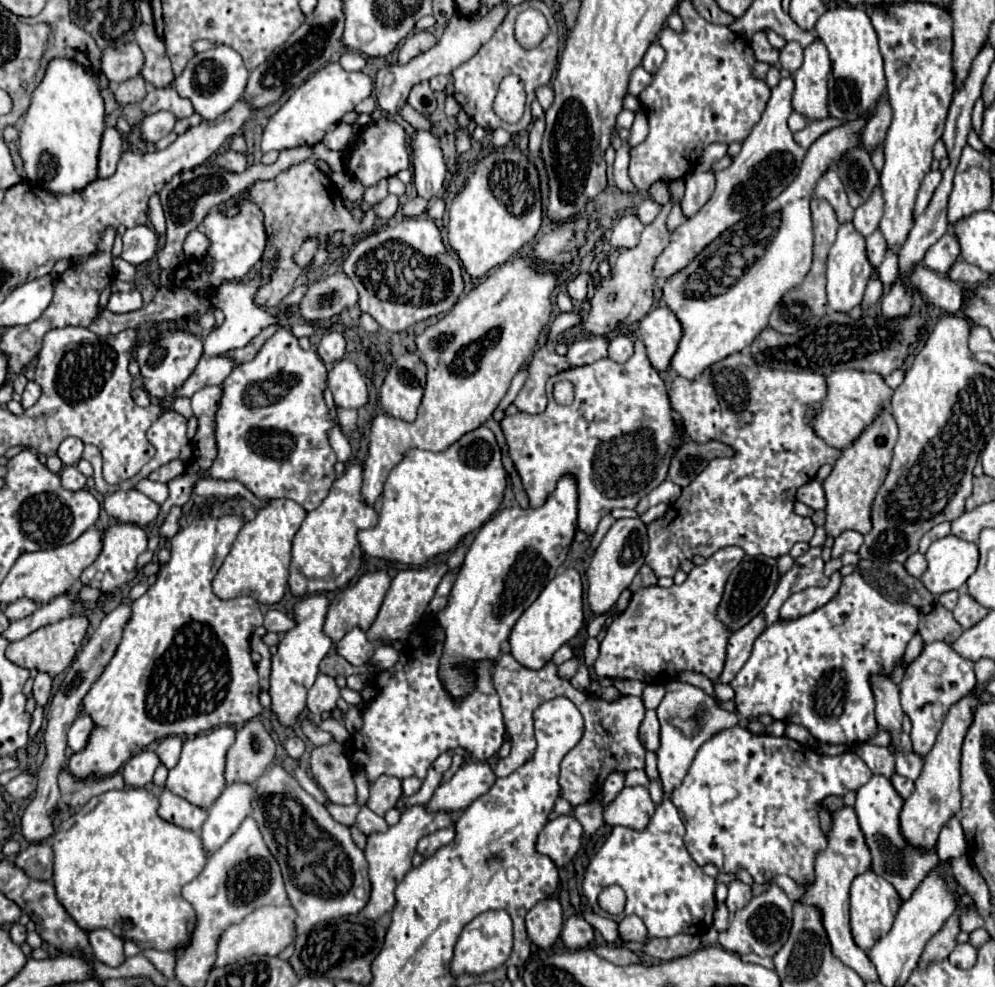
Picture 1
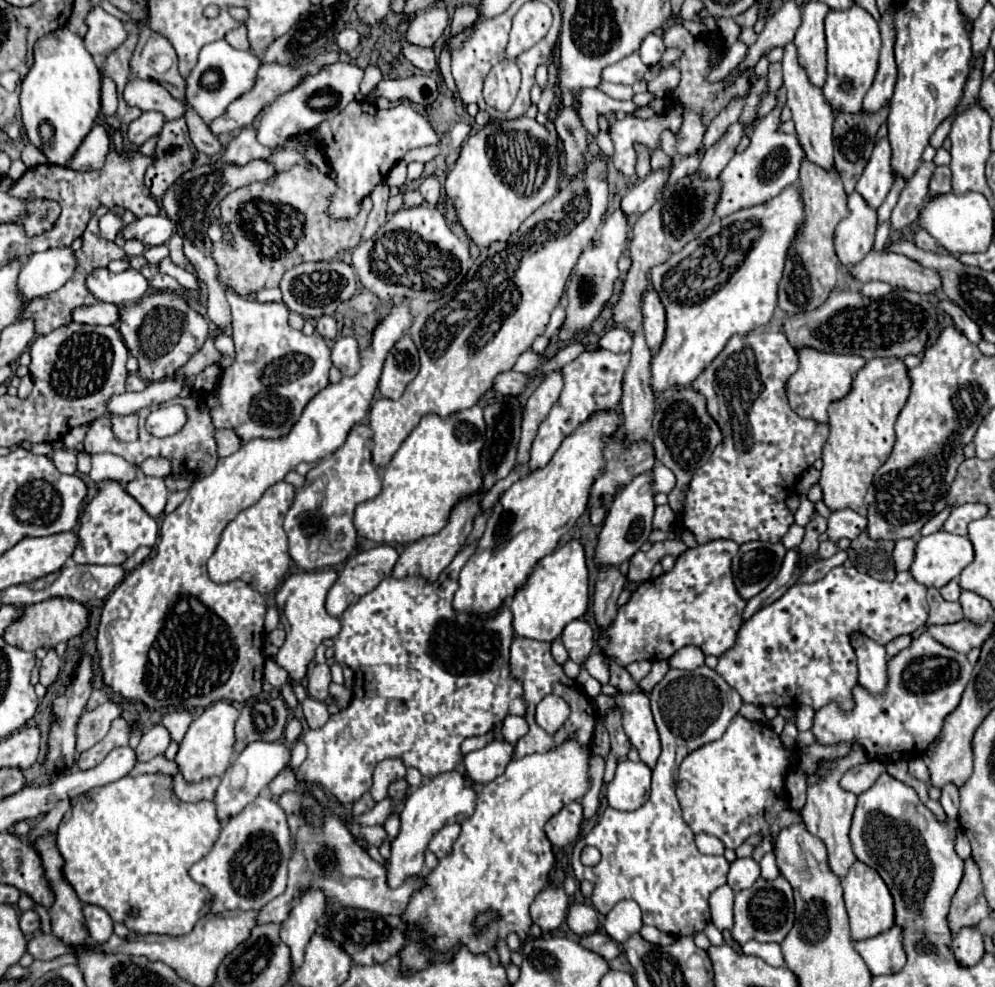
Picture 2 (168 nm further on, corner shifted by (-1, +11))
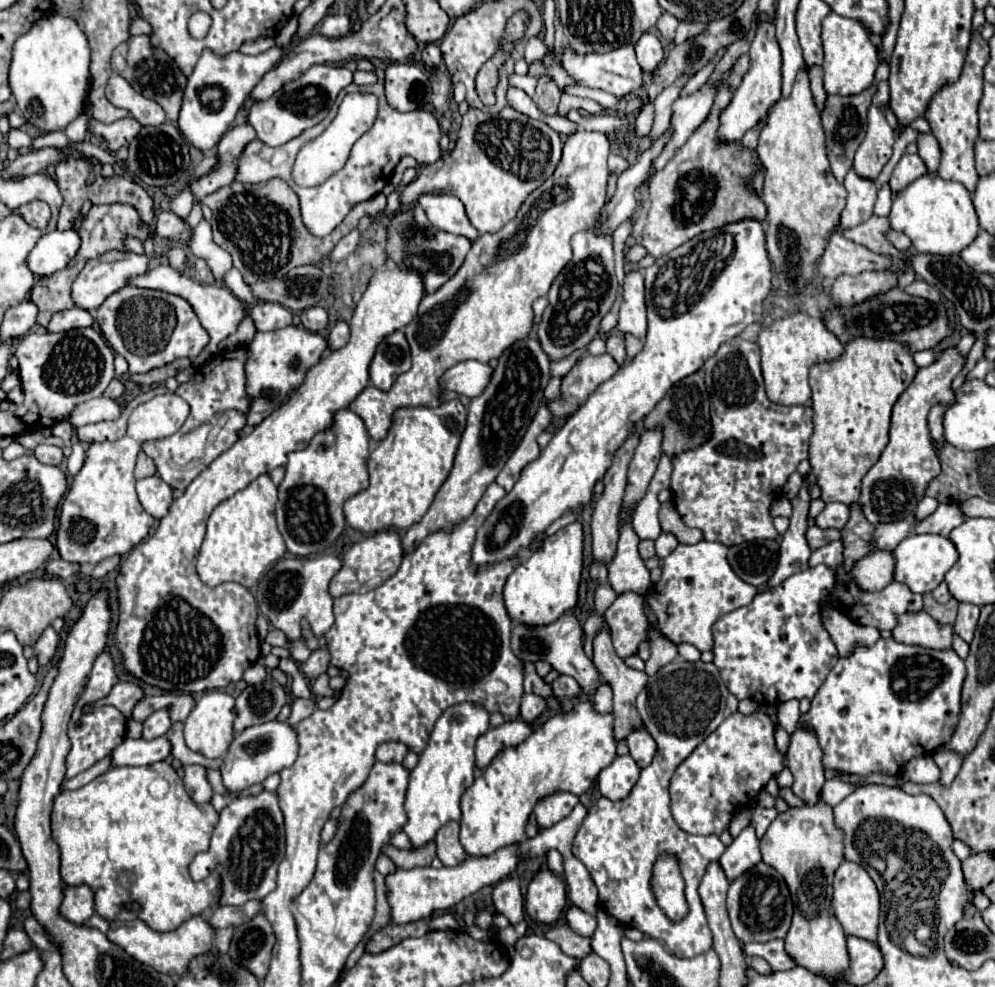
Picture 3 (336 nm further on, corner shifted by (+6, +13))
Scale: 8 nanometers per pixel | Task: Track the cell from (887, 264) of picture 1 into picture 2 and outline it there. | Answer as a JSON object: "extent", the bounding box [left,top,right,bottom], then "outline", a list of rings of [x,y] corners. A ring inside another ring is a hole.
{"extent":[890,161,936,231],"outline":[[[922,161],[920,167],[916,169],[916,173],[906,181],[906,187],[902,189],[898,203],[896,203],[892,217],[890,217],[892,231],[900,231],[902,227],[916,221],[918,209],[922,207],[922,203],[928,195],[928,183],[930,183],[934,169],[936,169],[936,165],[932,161],[930,163]]]}

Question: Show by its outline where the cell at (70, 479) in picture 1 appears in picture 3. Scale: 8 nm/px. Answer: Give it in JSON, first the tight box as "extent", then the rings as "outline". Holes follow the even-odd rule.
{"extent":[35,445,63,465],"outline":[[[37,445],[35,457],[45,465],[61,465],[63,451],[61,451],[61,447],[53,447],[53,445]]]}

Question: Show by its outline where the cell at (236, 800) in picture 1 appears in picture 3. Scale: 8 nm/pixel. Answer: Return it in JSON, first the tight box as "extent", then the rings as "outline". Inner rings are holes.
{"extent":[221,721,297,793],"outline":[[[273,721],[261,723],[257,727],[247,727],[233,739],[227,755],[223,757],[221,763],[223,785],[229,793],[241,793],[251,785],[263,783],[269,775],[279,773],[285,767],[291,767],[295,759],[297,759],[297,735],[291,725]]]}

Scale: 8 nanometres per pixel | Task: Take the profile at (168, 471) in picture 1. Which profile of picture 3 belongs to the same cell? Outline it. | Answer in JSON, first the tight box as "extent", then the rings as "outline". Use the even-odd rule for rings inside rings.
{"extent":[135,451,157,479],"outline":[[[143,451],[137,457],[137,467],[135,467],[135,479],[143,479],[143,477],[151,477],[157,473],[157,467],[153,463],[153,459],[149,459]]]}

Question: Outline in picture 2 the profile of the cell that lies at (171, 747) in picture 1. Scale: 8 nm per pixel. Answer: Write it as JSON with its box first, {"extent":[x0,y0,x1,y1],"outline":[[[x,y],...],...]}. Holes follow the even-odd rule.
{"extent":[162,709,192,741],"outline":[[[186,709],[180,711],[172,711],[172,713],[166,713],[162,717],[162,725],[170,731],[172,735],[172,741],[182,741],[184,733],[188,731],[188,725],[192,723],[192,711]]]}

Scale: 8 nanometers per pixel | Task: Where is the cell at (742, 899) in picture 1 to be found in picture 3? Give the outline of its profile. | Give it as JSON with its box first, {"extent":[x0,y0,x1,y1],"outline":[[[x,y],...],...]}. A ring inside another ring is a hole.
{"extent":[719,825,761,881],"outline":[[[751,825],[741,831],[741,835],[725,849],[725,853],[719,859],[727,881],[735,881],[747,869],[755,867],[759,861],[761,861],[759,841],[757,841],[755,829]]]}

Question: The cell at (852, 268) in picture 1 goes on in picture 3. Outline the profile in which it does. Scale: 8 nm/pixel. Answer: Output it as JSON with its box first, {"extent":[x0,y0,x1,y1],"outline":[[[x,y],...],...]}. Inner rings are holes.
{"extent":[841,169,877,229],"outline":[[[851,169],[845,177],[845,189],[847,189],[847,205],[841,213],[841,229],[851,229],[855,225],[865,223],[873,215],[873,203],[877,199],[875,183],[869,179],[861,179]]]}

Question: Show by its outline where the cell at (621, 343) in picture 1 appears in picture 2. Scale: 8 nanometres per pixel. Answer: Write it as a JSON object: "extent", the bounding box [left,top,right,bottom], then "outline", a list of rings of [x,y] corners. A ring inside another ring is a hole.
{"extent":[598,327,632,353],"outline":[[[616,327],[616,329],[606,331],[606,333],[600,337],[598,345],[600,345],[602,349],[612,351],[612,353],[628,353],[630,347],[632,347],[632,335],[630,335],[626,329]]]}

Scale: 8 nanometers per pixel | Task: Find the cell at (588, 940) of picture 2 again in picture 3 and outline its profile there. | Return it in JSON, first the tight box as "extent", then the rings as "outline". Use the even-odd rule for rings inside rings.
{"extent":[545,925,591,959],"outline":[[[561,925],[561,927],[553,927],[551,931],[545,933],[547,939],[553,939],[565,955],[575,957],[575,959],[583,959],[591,953],[591,939],[577,935],[575,931],[569,929],[569,925]]]}

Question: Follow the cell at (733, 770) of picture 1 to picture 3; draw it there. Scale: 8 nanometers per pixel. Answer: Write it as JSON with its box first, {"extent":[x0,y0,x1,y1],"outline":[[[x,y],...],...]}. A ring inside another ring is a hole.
{"extent":[671,713,773,835],"outline":[[[733,713],[705,743],[701,743],[677,769],[671,779],[671,813],[675,823],[693,835],[721,835],[731,819],[735,809],[753,803],[763,785],[773,777],[773,725],[765,713]]]}

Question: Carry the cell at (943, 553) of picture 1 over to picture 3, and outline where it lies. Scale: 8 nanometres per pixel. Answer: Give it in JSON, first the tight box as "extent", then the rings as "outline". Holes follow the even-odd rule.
{"extent":[893,535,959,593],"outline":[[[909,535],[897,545],[893,555],[895,555],[895,581],[905,583],[913,593],[933,591],[943,581],[945,573],[959,559],[959,553],[953,541],[943,535]]]}

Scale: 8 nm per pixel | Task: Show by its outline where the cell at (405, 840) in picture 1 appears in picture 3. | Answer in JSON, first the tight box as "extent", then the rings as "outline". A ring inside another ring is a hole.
{"extent":[403,703,489,849],"outline":[[[473,703],[449,707],[435,723],[427,749],[421,753],[417,767],[411,771],[409,789],[405,797],[407,823],[403,833],[411,839],[411,849],[421,849],[435,839],[439,827],[461,819],[461,795],[473,785],[475,771],[475,741],[489,729],[489,713]]]}

